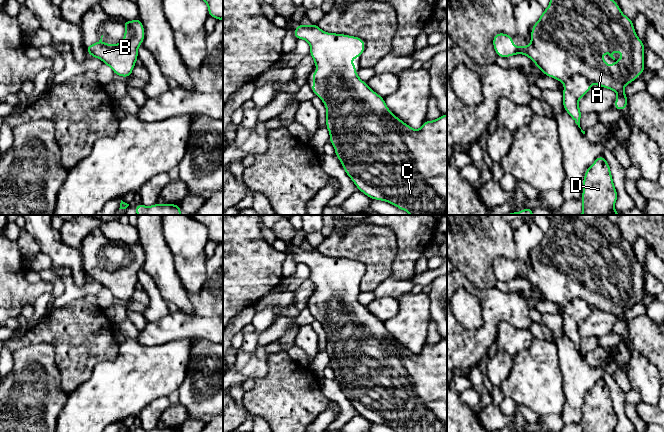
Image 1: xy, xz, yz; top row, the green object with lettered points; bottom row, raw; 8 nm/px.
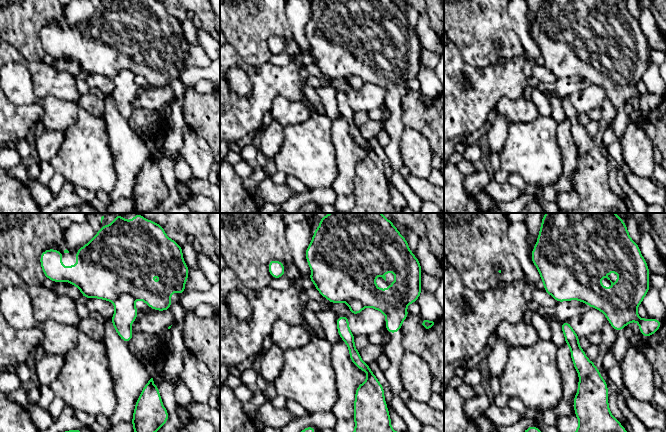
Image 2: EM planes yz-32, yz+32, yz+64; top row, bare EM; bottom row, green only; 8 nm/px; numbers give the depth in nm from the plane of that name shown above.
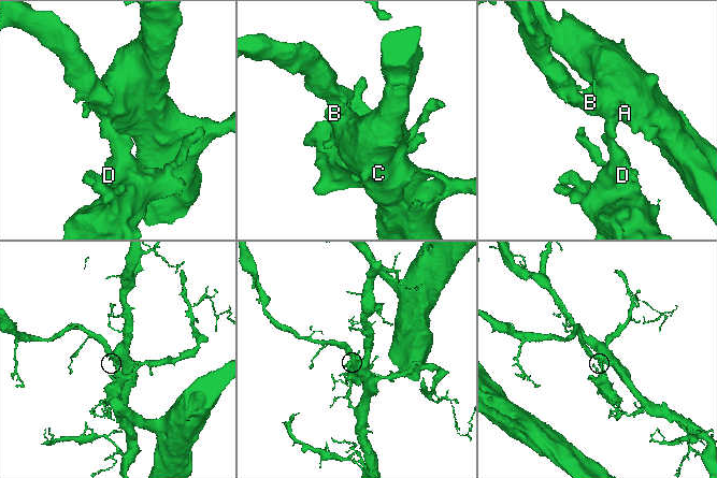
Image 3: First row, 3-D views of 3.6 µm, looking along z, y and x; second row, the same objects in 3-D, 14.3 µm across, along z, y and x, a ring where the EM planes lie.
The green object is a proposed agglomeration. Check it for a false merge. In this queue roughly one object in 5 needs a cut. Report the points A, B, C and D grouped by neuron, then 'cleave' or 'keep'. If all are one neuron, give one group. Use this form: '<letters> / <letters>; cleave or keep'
A B C D; keep

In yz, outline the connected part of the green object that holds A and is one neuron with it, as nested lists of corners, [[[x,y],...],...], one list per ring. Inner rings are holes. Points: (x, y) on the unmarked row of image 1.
[[[559,215],[550,219],[549,230],[532,250],[530,262],[529,270],[515,271],[513,260],[500,256],[493,261],[493,271],[497,279],[502,282],[517,278],[528,280],[545,300],[564,307],[562,316],[564,334],[580,353],[582,337],[578,326],[590,315],[591,306],[615,315],[618,320],[613,331],[622,335],[628,331],[624,310],[634,306],[646,294],[643,289],[646,270],[638,262],[633,244],[621,236],[616,225],[595,215],[587,215],[582,221],[576,215]],[[614,275],[622,276],[623,280],[616,288],[607,290],[602,277],[607,276],[615,284]]]

